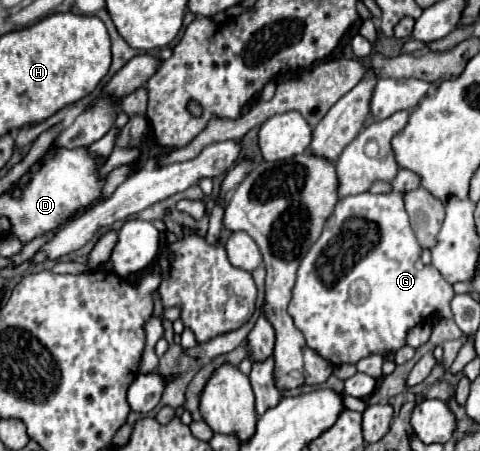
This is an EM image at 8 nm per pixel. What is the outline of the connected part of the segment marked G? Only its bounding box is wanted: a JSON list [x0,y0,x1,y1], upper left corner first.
[289,170,453,366]

